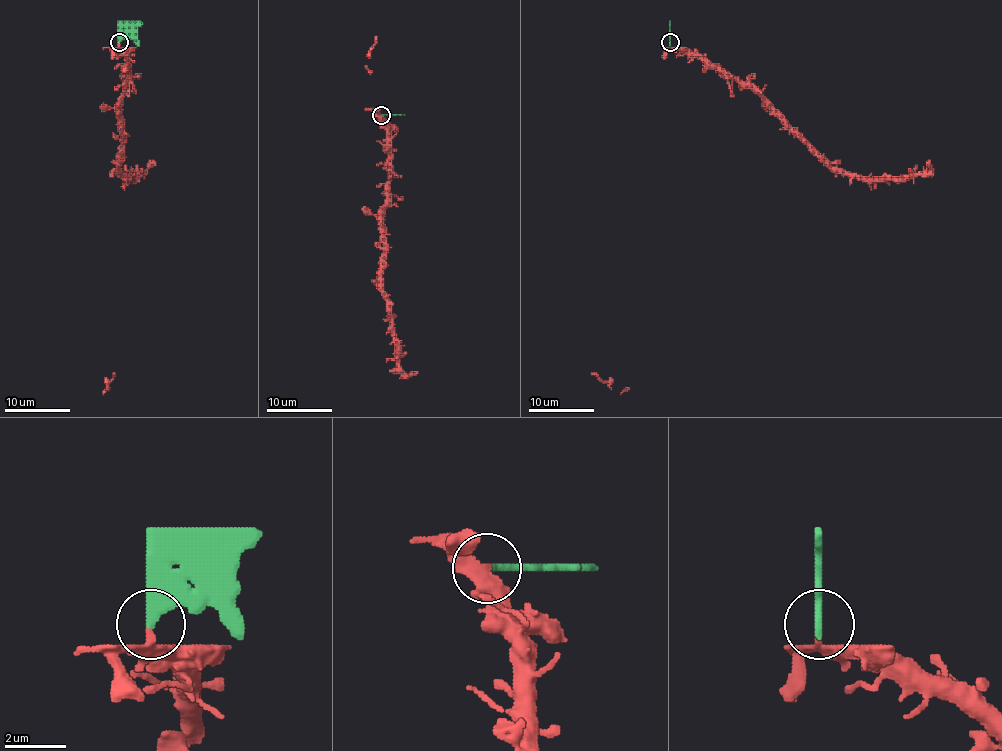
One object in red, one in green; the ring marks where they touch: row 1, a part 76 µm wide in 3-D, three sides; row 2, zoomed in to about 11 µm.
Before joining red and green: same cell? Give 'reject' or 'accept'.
reject

